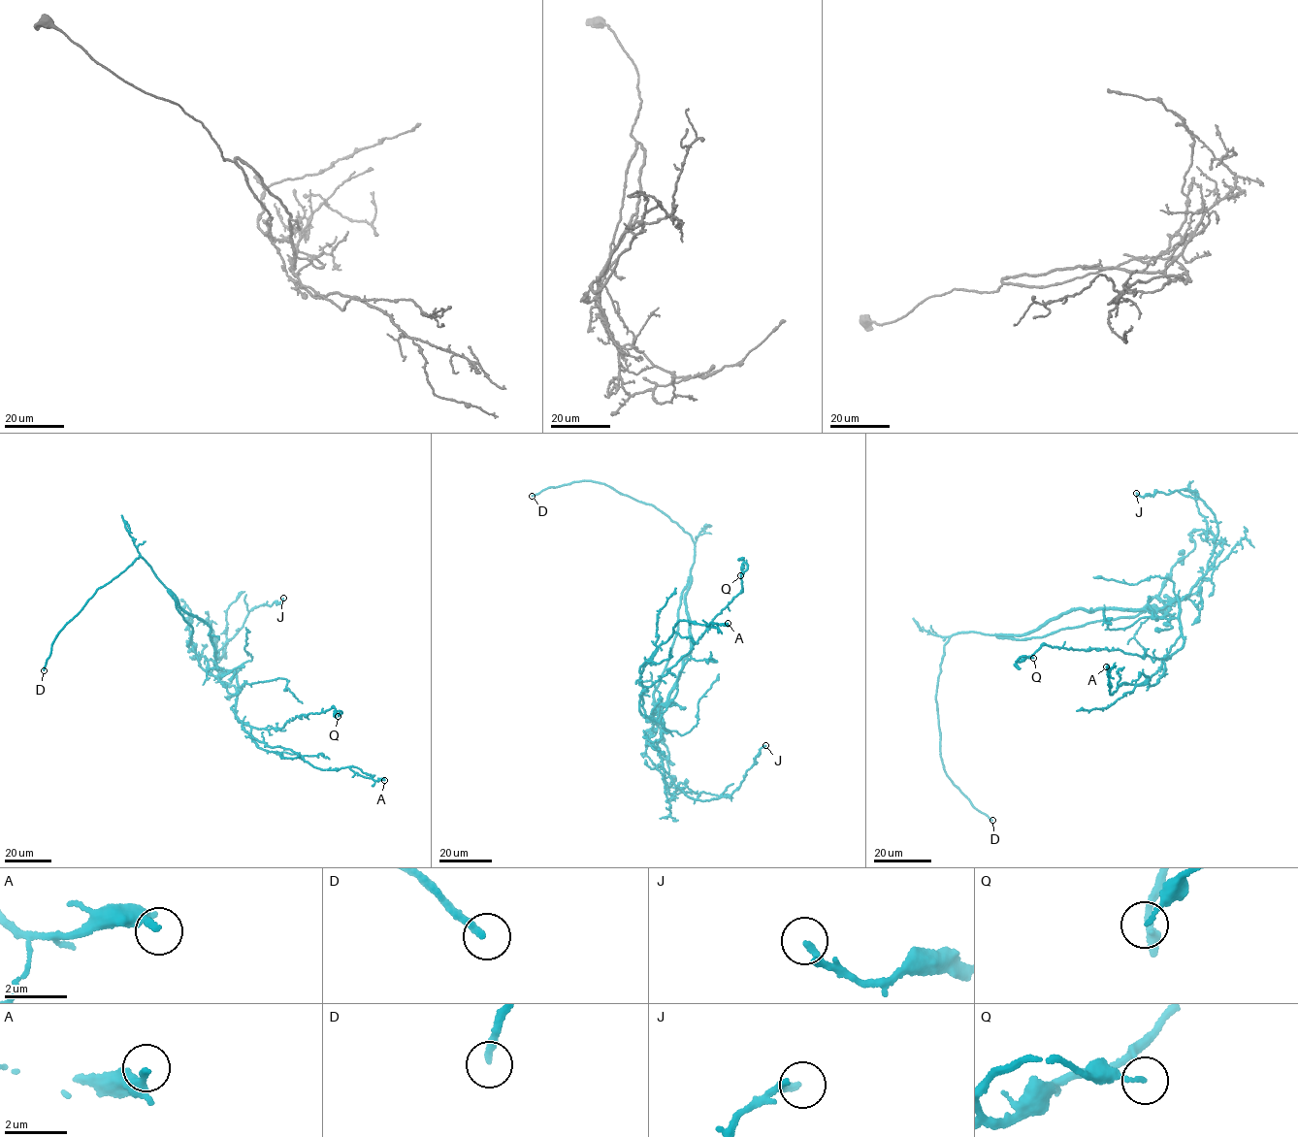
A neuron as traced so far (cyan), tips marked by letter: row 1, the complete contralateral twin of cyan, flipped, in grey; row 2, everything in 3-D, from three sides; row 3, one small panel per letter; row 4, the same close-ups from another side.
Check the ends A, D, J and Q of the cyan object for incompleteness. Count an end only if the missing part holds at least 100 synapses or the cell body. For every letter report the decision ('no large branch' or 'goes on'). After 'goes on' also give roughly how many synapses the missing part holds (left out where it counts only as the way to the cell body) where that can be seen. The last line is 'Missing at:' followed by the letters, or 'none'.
A: no large branch
D: goes on
J: no large branch
Q: no large branch
Missing at: D

